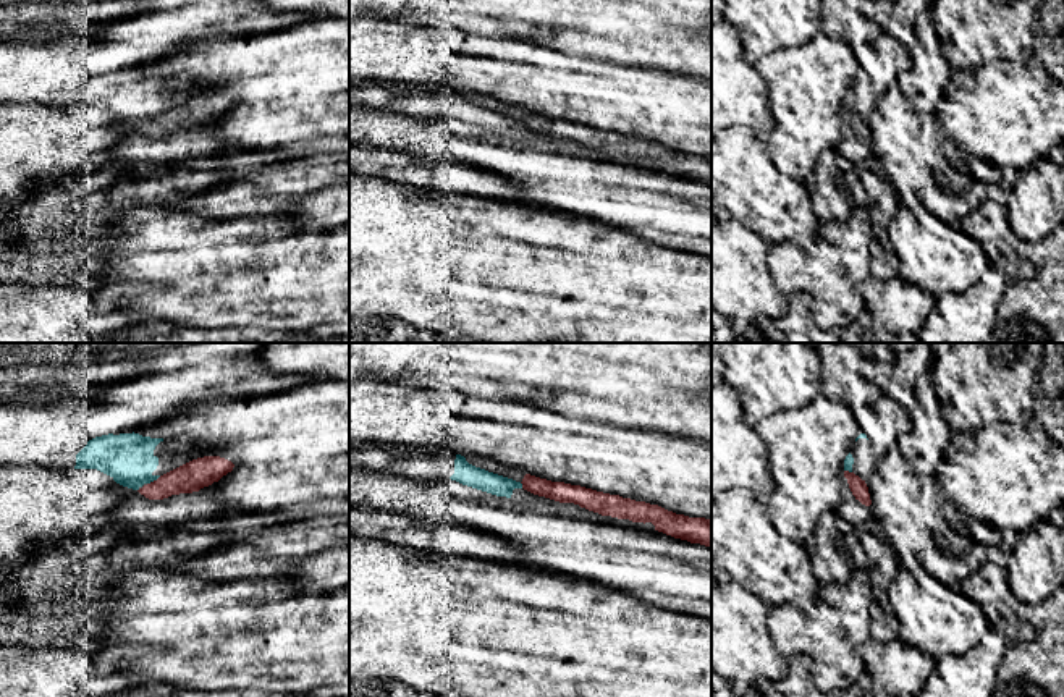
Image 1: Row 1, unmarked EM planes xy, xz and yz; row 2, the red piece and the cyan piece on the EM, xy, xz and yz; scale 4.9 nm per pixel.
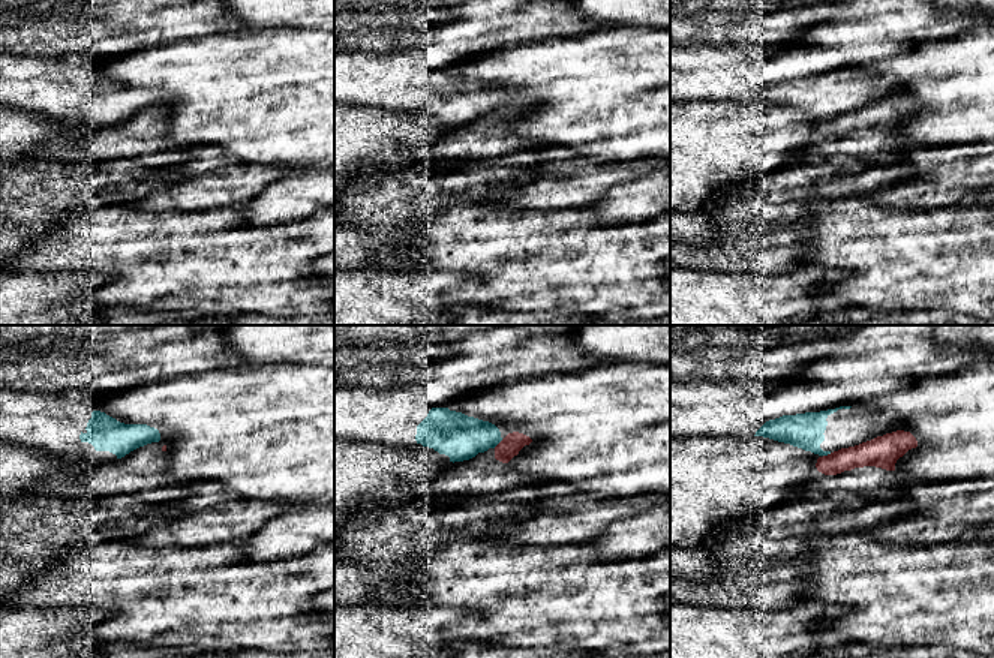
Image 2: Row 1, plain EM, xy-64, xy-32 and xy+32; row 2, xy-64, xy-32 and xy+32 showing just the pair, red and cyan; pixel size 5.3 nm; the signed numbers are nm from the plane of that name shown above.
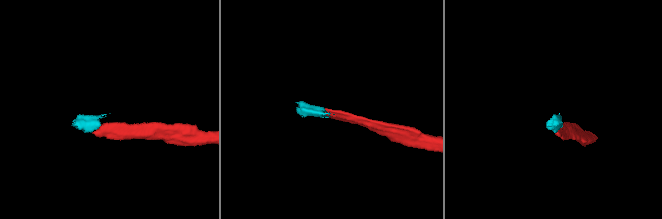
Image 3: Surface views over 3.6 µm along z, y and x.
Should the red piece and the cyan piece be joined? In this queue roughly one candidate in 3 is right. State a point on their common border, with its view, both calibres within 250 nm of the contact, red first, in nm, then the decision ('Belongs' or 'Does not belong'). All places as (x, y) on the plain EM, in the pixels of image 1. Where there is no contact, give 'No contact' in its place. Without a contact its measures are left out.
Touches red at xy (154, 118). Thickness 150 nm (red) against 240 nm. Does not belong

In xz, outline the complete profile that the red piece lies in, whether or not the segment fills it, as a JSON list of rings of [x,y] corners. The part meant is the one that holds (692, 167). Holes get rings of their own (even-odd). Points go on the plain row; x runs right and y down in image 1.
[[[475,94],[464,95],[475,105],[521,120],[522,126],[534,133],[545,134],[559,141],[574,141],[602,154],[629,157],[632,160],[644,162],[652,160],[655,163],[655,168],[658,170],[671,173],[674,176],[687,178],[690,181],[711,184],[711,157],[689,155],[668,149],[658,142],[635,139],[581,123],[551,120],[530,112],[524,112],[519,107],[501,103],[500,100],[492,97],[482,97]]]

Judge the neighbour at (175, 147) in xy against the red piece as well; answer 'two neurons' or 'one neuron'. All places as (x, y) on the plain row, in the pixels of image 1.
one neuron

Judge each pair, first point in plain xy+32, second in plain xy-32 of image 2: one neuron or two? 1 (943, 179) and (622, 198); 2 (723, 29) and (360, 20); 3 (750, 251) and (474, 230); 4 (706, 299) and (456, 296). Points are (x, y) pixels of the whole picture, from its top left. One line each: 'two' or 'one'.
1: two
2: one
3: two
4: two

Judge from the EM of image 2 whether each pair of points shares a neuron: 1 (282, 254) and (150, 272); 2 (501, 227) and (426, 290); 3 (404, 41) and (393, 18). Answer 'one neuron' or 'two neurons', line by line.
1: one neuron
2: two neurons
3: two neurons

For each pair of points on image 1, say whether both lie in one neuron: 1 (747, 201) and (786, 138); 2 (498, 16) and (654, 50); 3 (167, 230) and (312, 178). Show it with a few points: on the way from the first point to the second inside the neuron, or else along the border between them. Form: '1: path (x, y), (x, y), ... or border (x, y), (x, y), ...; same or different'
1: border (765, 143), (772, 164), (783, 175); different
2: path (537, 16), (615, 16); same
3: border (177, 206), (215, 219), (244, 215); different

